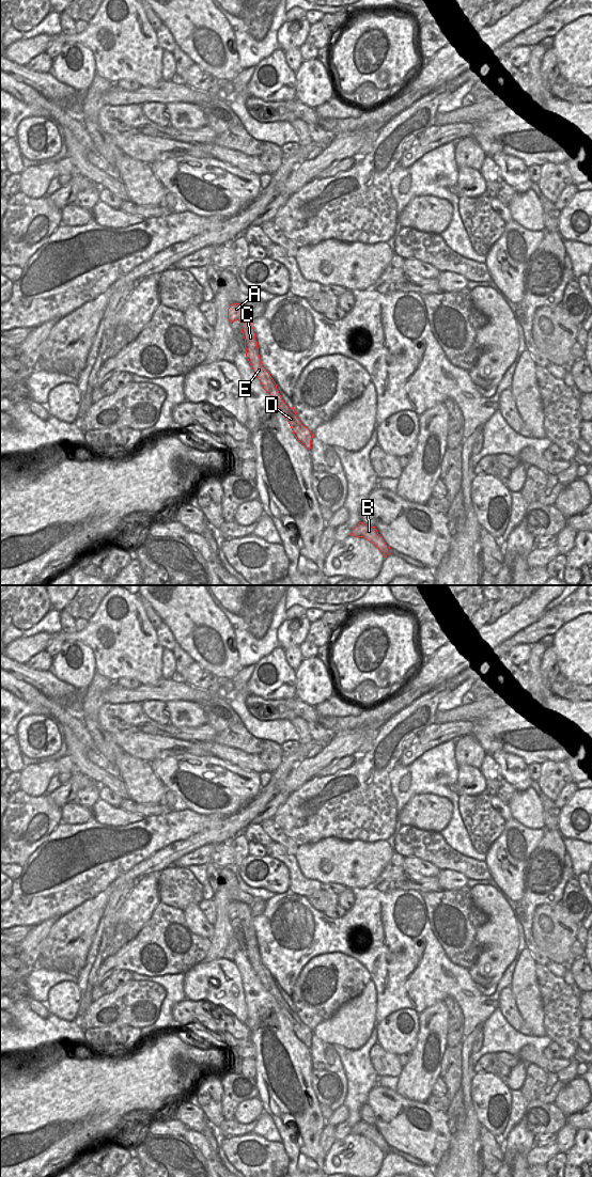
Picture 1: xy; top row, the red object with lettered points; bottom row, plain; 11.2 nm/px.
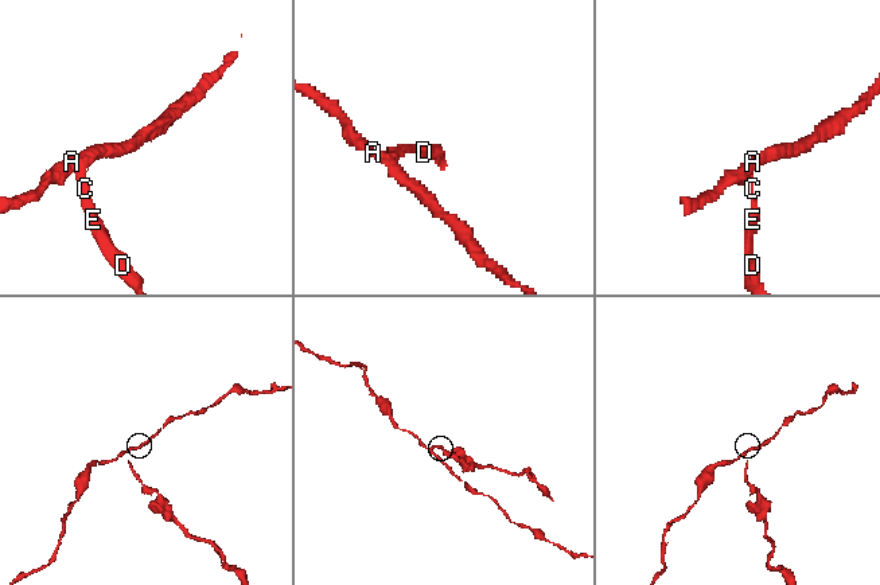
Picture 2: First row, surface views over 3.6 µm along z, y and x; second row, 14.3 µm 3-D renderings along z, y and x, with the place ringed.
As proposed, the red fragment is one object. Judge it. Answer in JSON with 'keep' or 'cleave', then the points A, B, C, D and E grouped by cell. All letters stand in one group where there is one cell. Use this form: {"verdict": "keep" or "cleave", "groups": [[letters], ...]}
{"verdict": "cleave", "groups": [["A"], ["B", "C", "D", "E"]]}

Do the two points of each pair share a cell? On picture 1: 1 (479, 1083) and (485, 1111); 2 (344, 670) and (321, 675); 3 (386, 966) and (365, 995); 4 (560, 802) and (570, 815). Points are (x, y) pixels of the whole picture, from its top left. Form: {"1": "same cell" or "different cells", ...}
{"1": "same cell", "2": "different cells", "3": "different cells", "4": "different cells"}

